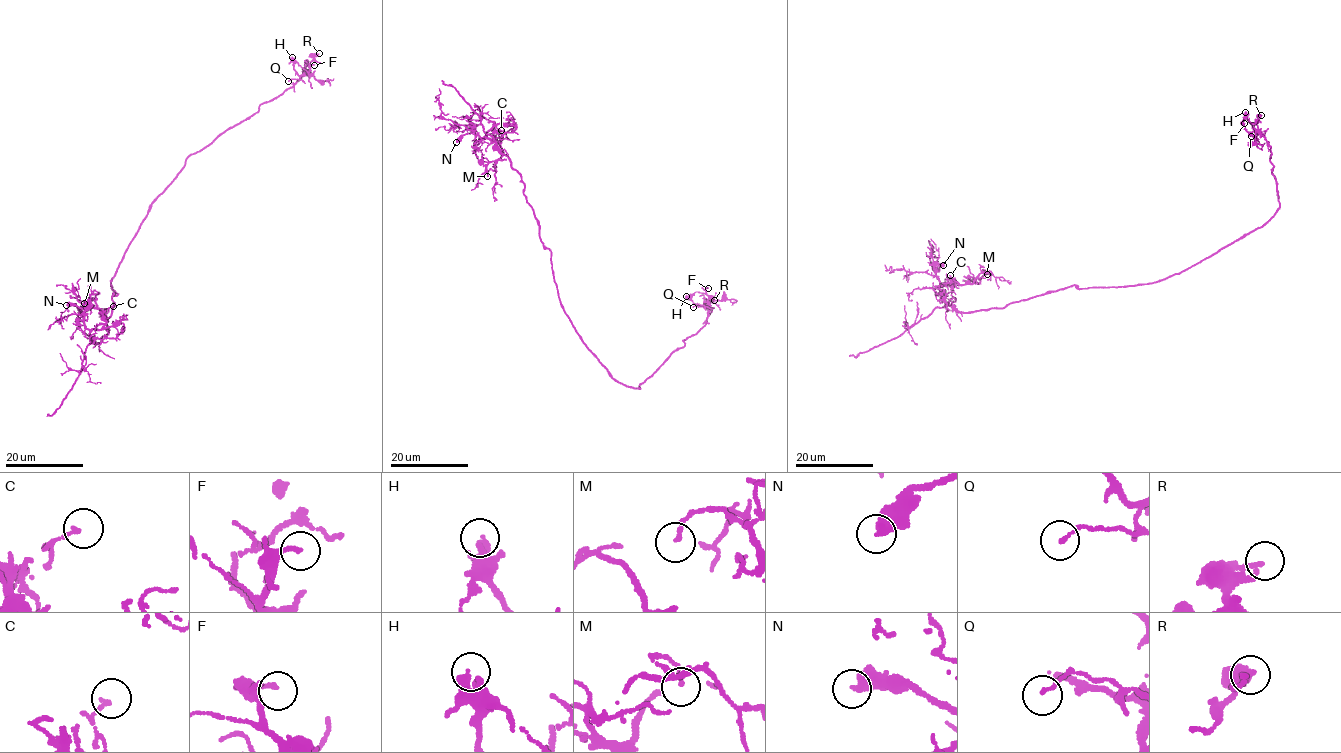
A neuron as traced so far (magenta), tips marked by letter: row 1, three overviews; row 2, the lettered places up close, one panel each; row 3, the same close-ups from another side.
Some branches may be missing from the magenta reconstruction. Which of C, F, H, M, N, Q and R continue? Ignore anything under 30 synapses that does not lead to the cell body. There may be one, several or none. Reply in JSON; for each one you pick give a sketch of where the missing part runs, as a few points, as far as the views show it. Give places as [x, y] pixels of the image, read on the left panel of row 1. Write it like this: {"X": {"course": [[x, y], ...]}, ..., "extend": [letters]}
{"N": {"course": [[66, 305], [61, 290], [51, 283], [51, 263]]}, "extend": ["N"]}

